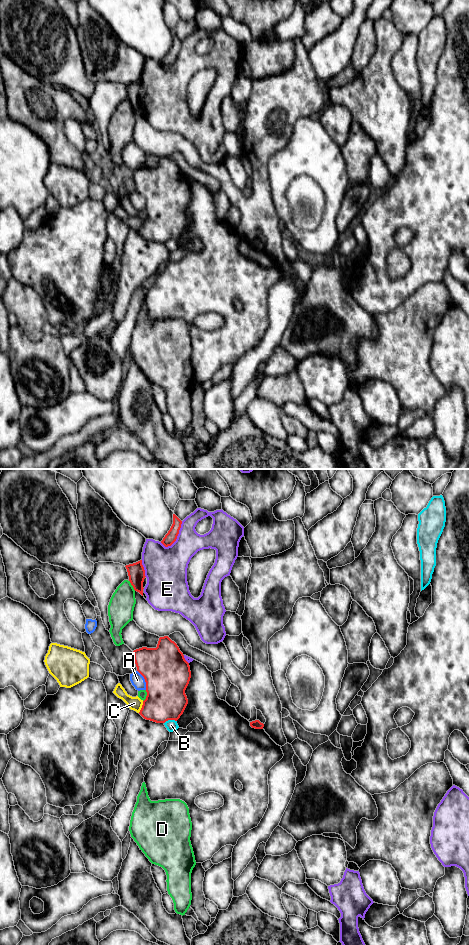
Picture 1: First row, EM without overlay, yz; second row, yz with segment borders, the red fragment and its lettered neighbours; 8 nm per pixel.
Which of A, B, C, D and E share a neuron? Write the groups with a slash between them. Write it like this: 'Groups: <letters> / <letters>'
Groups: A / B / C / D / E

